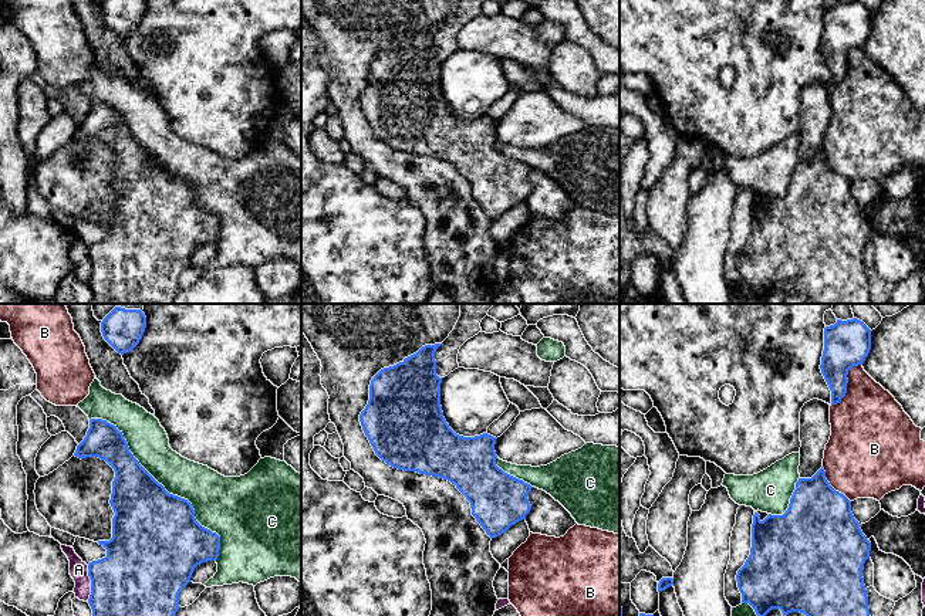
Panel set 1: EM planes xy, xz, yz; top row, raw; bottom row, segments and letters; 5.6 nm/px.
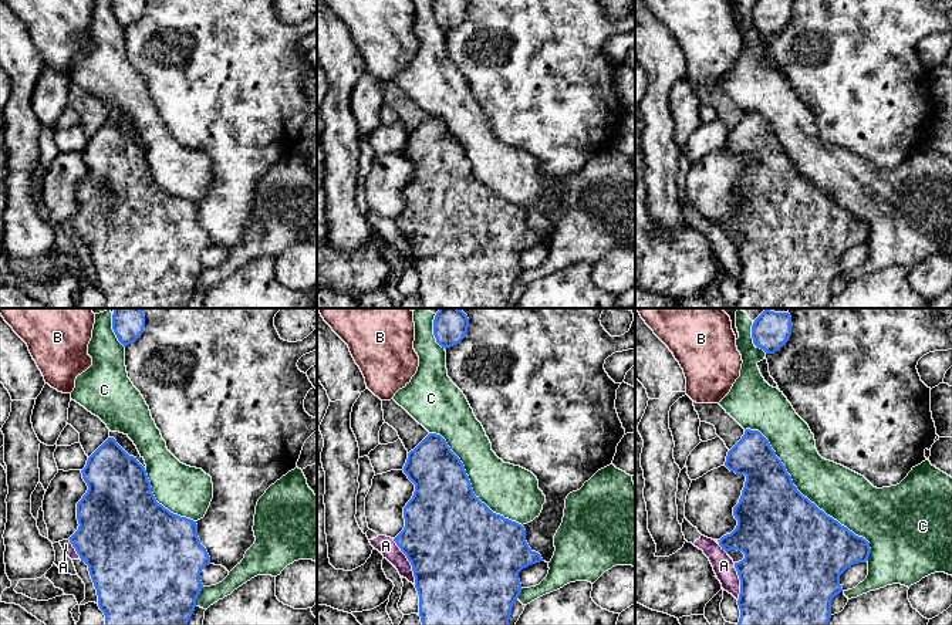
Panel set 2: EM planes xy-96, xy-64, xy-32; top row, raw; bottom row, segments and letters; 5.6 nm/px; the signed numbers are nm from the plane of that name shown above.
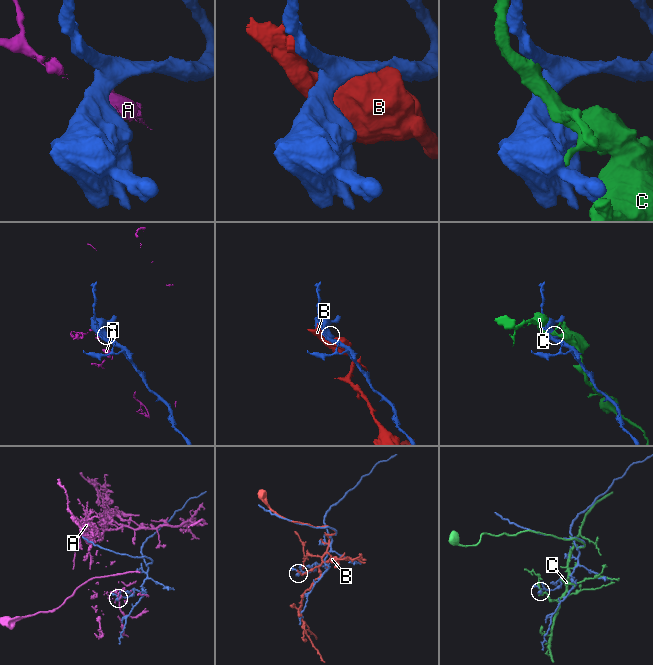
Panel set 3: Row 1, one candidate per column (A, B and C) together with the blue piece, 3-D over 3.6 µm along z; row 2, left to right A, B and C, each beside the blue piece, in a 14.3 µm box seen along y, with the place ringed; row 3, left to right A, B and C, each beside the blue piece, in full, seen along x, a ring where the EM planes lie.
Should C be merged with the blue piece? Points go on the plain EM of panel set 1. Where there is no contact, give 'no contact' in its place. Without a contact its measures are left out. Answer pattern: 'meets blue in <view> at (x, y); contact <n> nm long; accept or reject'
meets blue in xy at (164, 171); contact 1050 nm long; reject

